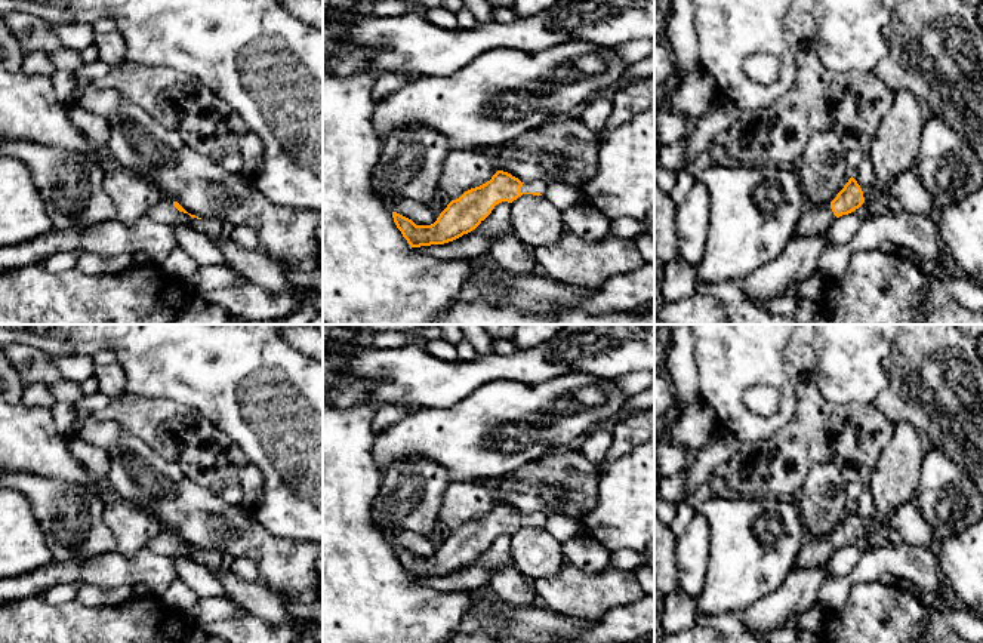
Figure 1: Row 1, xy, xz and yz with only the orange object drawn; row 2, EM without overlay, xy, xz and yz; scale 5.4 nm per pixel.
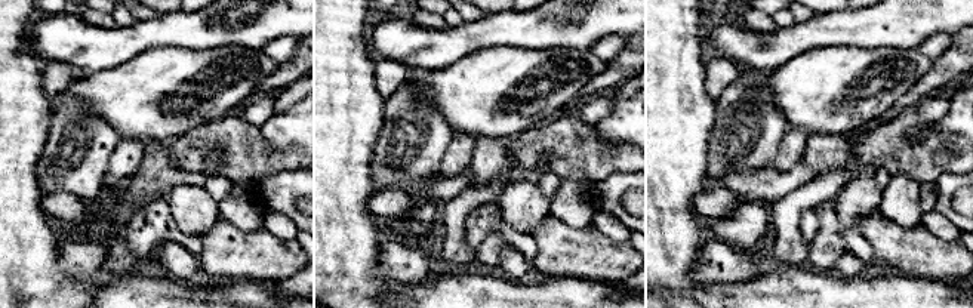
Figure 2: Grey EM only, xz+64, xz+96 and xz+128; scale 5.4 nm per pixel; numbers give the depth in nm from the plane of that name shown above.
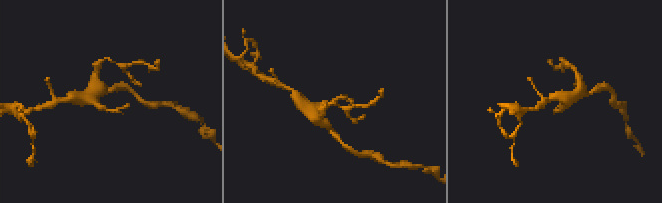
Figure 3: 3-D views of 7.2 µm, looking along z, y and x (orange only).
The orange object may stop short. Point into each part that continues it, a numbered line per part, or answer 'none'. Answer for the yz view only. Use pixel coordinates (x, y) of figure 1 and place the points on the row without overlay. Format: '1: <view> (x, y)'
1: yz (814, 551)

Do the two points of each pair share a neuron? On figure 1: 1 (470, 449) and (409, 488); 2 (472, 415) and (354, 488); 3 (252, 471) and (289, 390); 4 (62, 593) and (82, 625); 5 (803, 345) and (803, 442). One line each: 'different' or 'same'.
1: different
2: different
3: different
4: different
5: same

